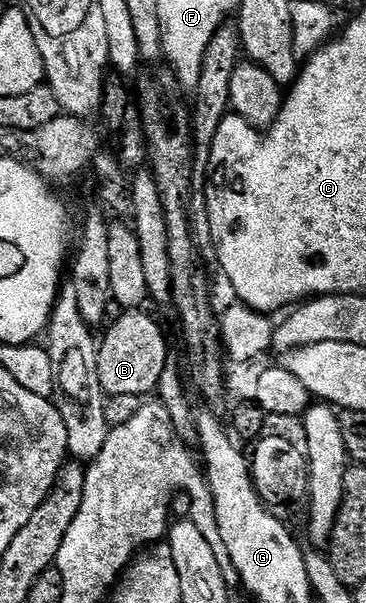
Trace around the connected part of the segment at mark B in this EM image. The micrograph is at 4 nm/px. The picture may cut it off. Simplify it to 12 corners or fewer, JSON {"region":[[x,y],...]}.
{"region":[[122,312],[100,342],[110,398],[152,394],[171,364],[161,325]]}

